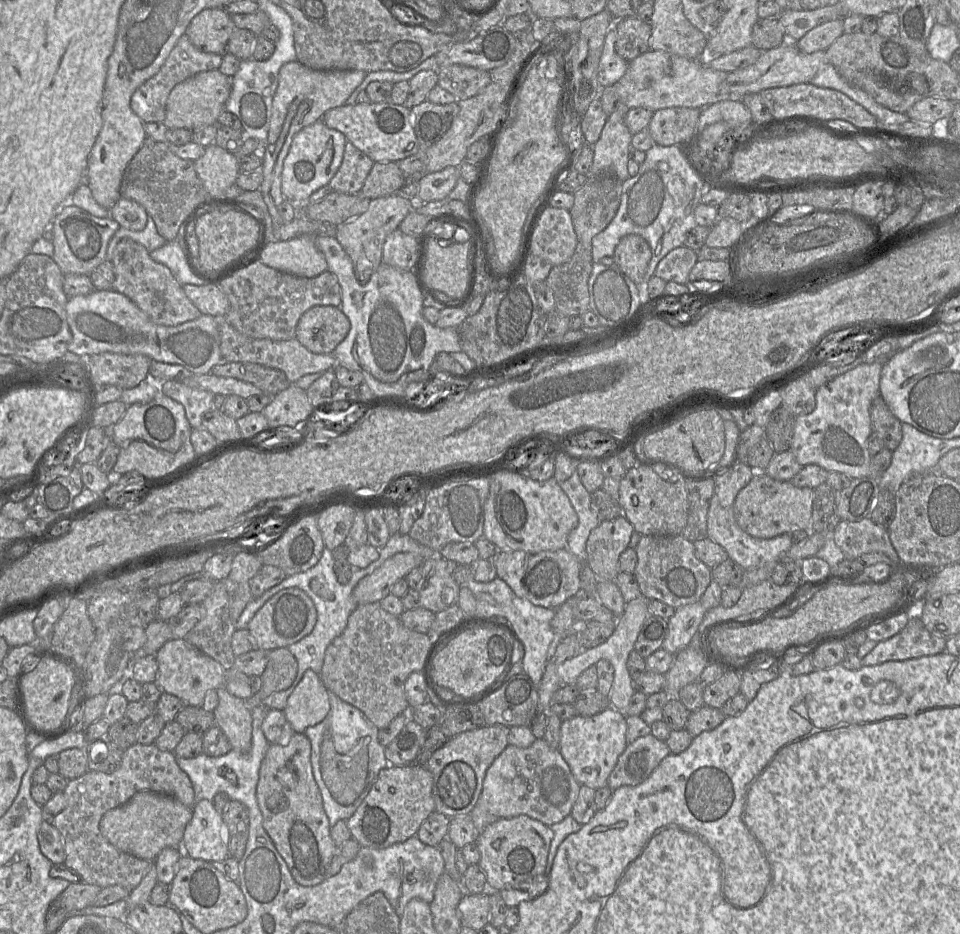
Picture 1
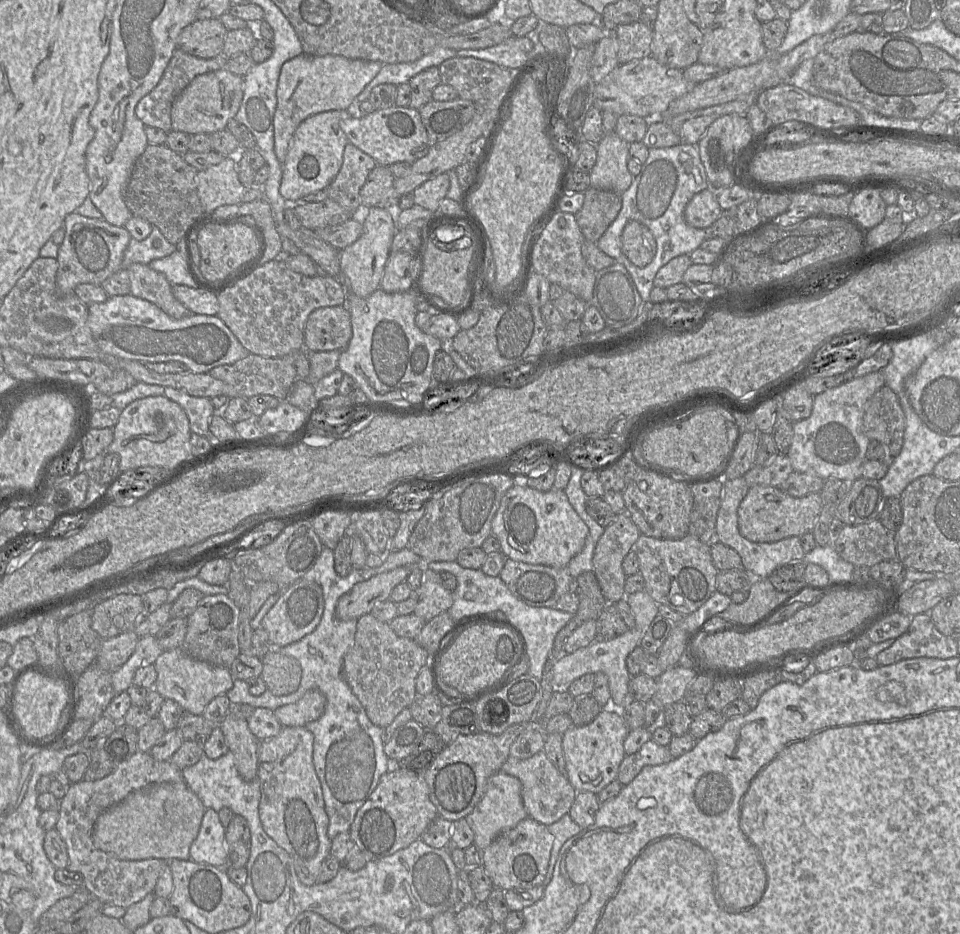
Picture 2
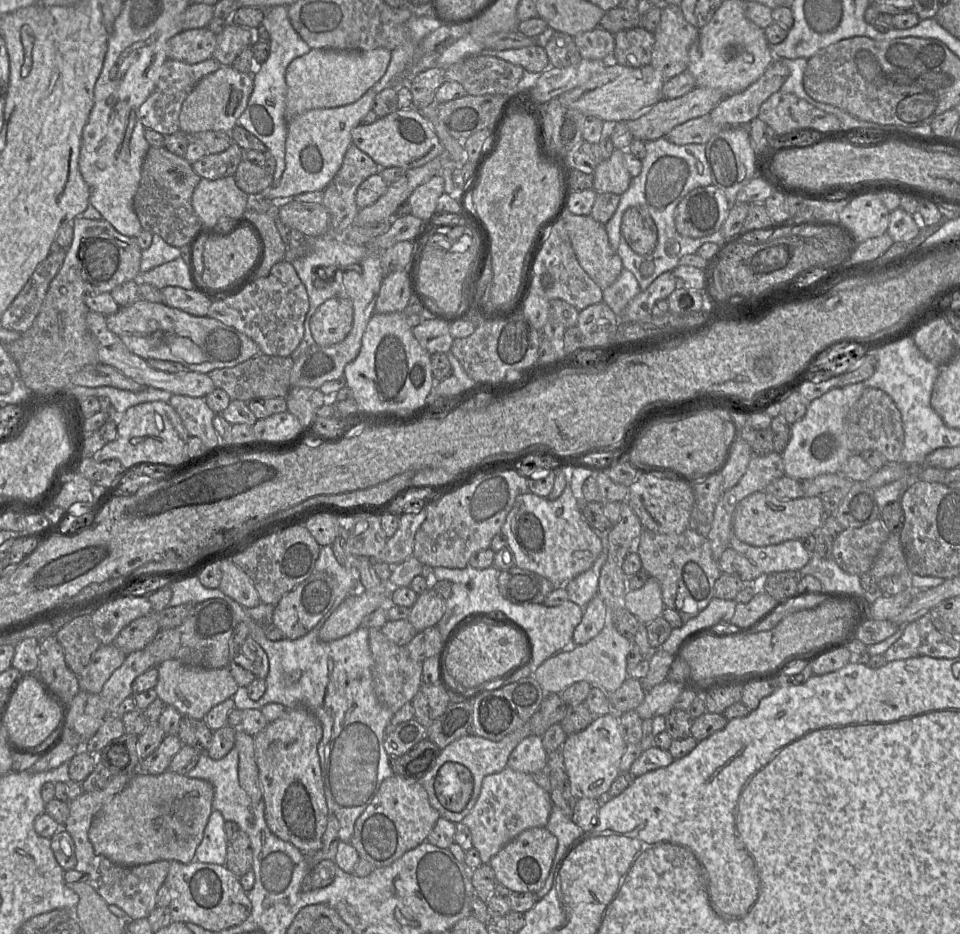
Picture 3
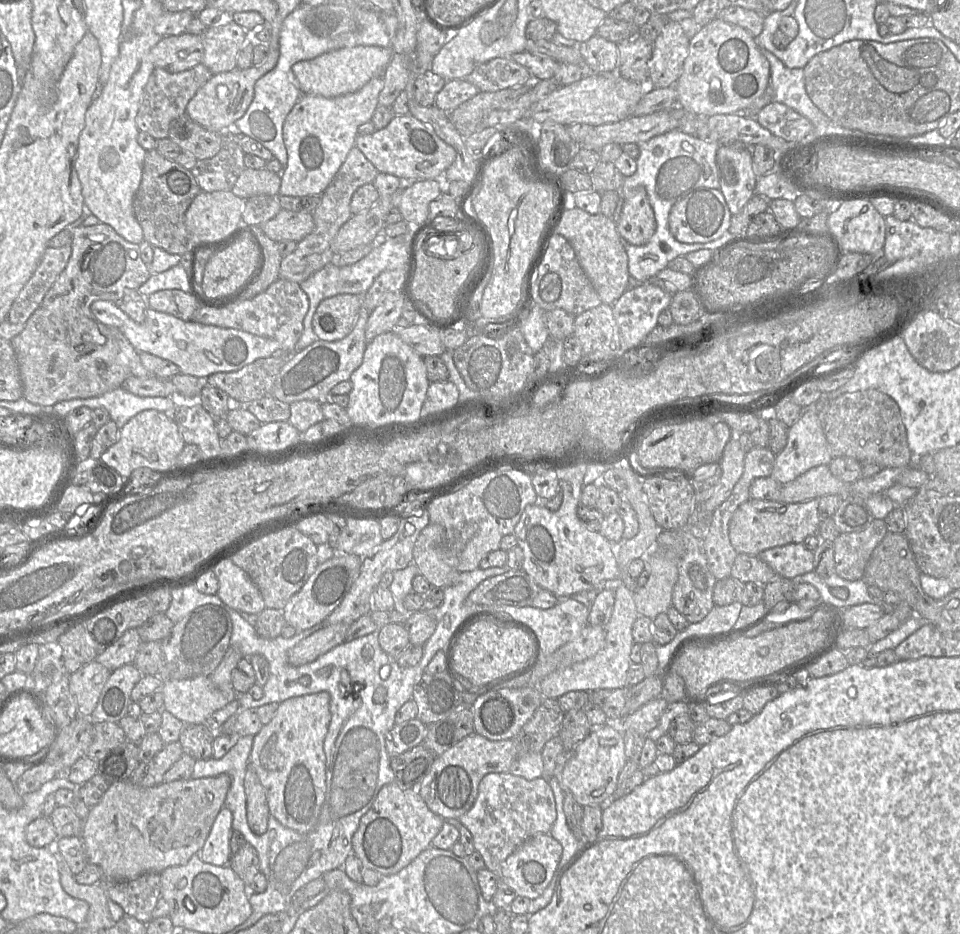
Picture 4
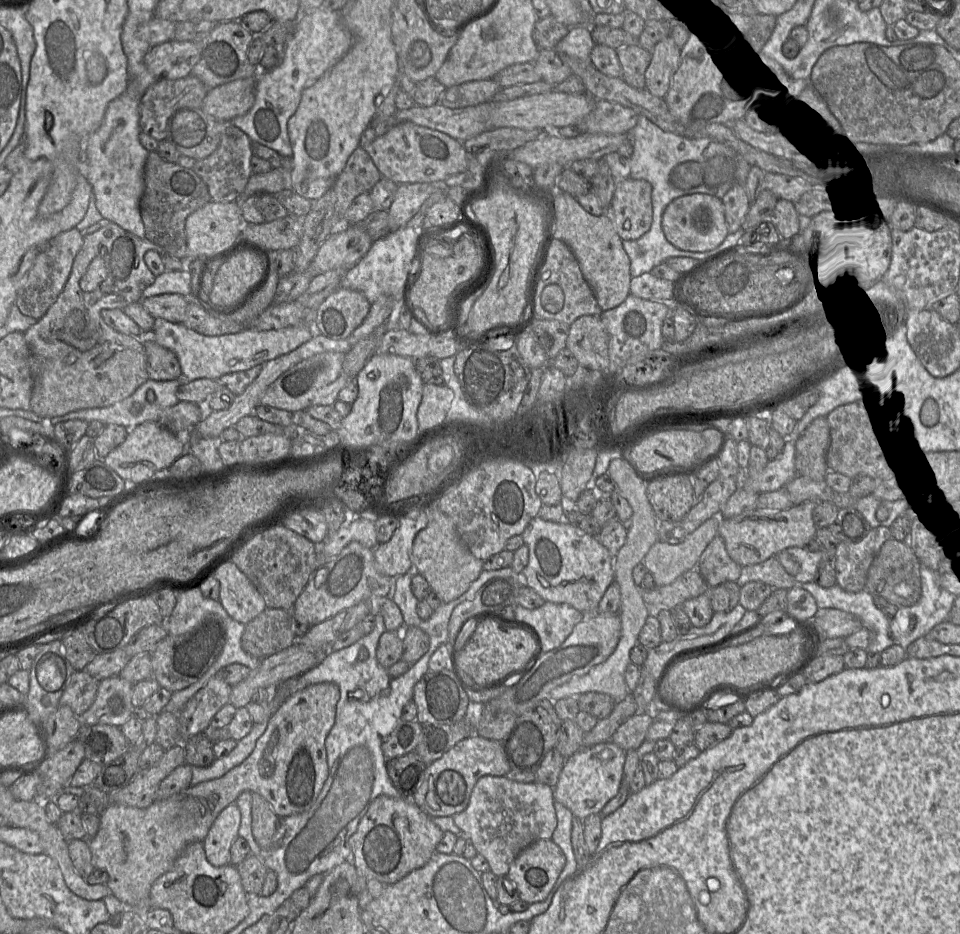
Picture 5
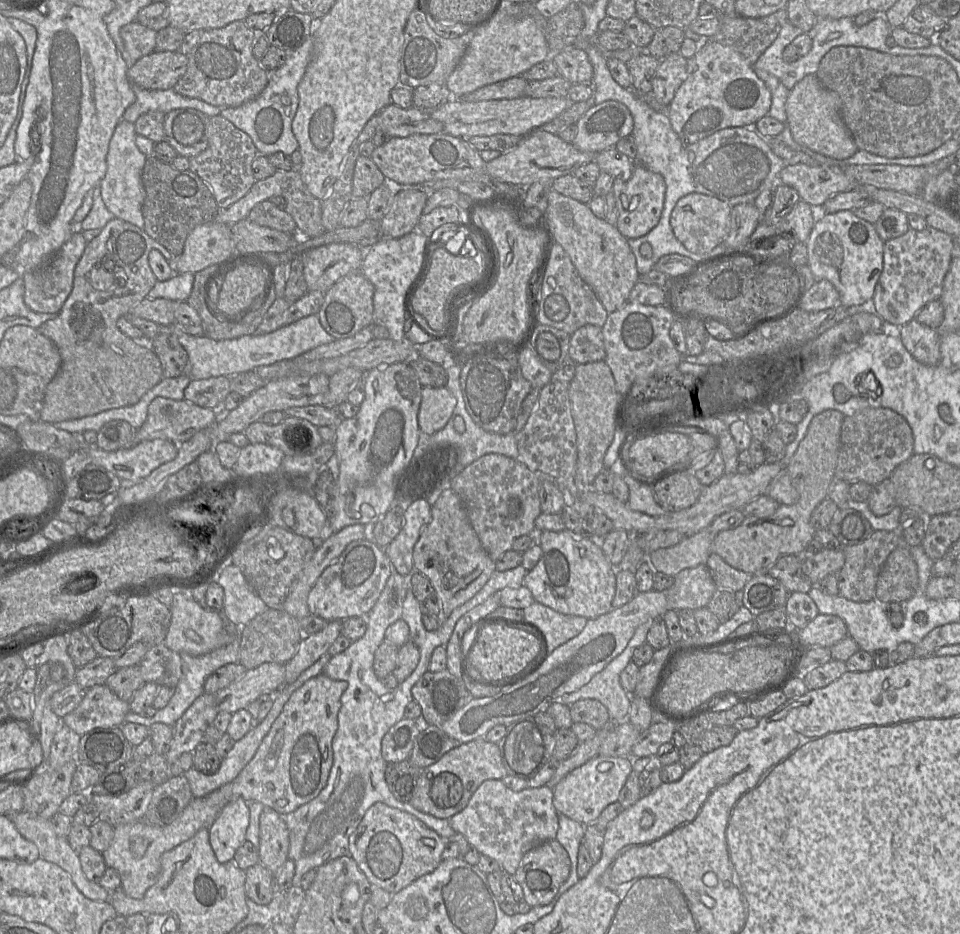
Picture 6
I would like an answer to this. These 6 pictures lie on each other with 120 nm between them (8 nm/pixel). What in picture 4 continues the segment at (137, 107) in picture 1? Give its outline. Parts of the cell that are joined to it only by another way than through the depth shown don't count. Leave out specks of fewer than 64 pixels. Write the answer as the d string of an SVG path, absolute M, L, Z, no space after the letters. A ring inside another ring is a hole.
M201 63L178 73L170 73L164 69L155 68L144 87L135 118L138 130L148 133L156 140L168 138L170 122L186 112L188 102L212 75L212 72Z

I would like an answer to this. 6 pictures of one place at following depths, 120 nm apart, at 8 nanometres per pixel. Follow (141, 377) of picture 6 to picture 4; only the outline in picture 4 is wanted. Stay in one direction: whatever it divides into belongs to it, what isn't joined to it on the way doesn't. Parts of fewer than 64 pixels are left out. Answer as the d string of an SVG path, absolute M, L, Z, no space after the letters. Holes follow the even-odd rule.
M108 224L78 226L73 230L71 246L72 253L65 269L46 293L39 308L30 316L24 330L11 339L21 375L23 397L45 407L64 400L100 396L121 387L131 376L128 367L122 364L112 329L92 314L90 306L98 300L116 303L128 291L138 290L151 276L142 260L139 245L126 241Z

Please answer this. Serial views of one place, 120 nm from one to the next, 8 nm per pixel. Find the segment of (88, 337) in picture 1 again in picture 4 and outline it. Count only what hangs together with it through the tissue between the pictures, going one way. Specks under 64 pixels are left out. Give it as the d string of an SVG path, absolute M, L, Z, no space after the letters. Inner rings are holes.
M147 308L146 319L143 323L129 320L120 331L138 352L147 352L169 360L180 368L181 373L207 379L218 372L234 372L260 358L270 357L281 352L277 340L260 337L238 329L221 328L213 325L203 325L194 321L183 321L170 314Z

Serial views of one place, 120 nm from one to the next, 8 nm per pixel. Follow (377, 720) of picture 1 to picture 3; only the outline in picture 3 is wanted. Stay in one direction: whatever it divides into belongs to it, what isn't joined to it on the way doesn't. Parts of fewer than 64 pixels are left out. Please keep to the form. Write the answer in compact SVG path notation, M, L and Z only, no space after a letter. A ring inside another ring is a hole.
M378 628L369 629L369 648L373 658L373 690L377 700L396 713L406 703L411 703L420 689L422 663L413 660L405 646L390 641Z

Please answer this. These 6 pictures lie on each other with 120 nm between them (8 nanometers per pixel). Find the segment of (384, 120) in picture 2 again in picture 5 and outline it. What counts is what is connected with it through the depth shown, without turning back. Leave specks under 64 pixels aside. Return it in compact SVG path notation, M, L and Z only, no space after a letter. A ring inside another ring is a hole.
M401 122L382 136L376 137L364 150L372 159L382 177L396 184L443 183L454 174L468 168L467 151L462 142L443 132L412 122Z

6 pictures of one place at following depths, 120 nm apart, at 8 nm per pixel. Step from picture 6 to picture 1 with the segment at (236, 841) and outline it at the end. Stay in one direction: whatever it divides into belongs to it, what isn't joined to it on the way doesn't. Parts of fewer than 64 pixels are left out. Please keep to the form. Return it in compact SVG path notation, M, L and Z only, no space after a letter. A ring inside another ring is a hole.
M205 799L196 801L192 811L192 818L184 831L181 856L187 855L210 863L225 860L229 854L229 847L228 842L225 843L221 838L221 833L225 831L222 815L215 810L212 801Z

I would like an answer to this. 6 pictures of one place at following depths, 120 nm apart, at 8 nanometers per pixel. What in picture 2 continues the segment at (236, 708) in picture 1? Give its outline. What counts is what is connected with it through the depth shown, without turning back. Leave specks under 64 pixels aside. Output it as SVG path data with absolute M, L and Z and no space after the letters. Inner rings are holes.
M229 712L219 727L235 757L239 775L245 781L257 778L260 740L250 731L247 720Z

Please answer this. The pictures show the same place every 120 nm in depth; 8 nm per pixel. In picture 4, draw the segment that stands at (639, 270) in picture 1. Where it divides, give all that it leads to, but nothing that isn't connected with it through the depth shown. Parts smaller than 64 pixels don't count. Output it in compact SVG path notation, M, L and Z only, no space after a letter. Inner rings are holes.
M638 186L624 199L617 232L628 243L642 246L651 239L655 231L656 220L646 189Z

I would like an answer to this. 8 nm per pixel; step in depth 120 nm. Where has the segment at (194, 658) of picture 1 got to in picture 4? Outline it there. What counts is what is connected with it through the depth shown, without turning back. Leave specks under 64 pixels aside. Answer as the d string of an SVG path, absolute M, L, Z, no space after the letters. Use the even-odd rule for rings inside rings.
M210 676L163 680L163 709L184 724L202 724L215 711L238 698L233 689L219 689Z

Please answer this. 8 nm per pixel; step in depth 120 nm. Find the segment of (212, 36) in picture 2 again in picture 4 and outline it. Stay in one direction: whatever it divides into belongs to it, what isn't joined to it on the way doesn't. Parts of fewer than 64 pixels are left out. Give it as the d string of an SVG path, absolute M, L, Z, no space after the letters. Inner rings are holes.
M184 33L162 37L151 49L150 60L155 68L178 73L202 63L203 55L202 37Z

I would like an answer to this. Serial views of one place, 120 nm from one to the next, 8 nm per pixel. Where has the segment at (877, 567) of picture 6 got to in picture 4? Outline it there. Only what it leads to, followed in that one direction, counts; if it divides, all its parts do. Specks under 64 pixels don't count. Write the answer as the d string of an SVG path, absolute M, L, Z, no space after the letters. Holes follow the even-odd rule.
M874 518L862 531L841 533L833 542L835 573L849 581L862 579L874 549L888 532L885 521Z

